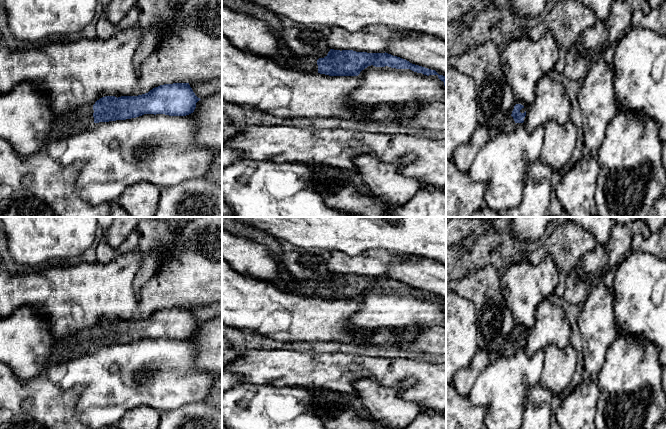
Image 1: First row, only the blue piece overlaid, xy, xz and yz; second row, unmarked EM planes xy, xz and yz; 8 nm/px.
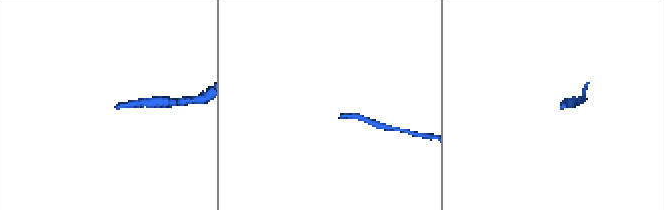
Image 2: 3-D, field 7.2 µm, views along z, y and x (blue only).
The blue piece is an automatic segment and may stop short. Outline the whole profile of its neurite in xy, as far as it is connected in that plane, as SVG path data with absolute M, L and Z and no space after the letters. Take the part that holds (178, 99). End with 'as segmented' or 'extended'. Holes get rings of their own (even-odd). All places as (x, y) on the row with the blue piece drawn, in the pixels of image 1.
M189 83L164 84L138 96L105 96L93 106L79 107L58 115L52 128L51 144L67 140L94 123L126 120L144 114L186 116L201 100Z; extended

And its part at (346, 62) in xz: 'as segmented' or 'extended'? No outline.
extended

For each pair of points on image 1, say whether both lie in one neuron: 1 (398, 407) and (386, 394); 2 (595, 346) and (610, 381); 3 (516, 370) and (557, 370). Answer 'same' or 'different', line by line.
1: same
2: different
3: different

